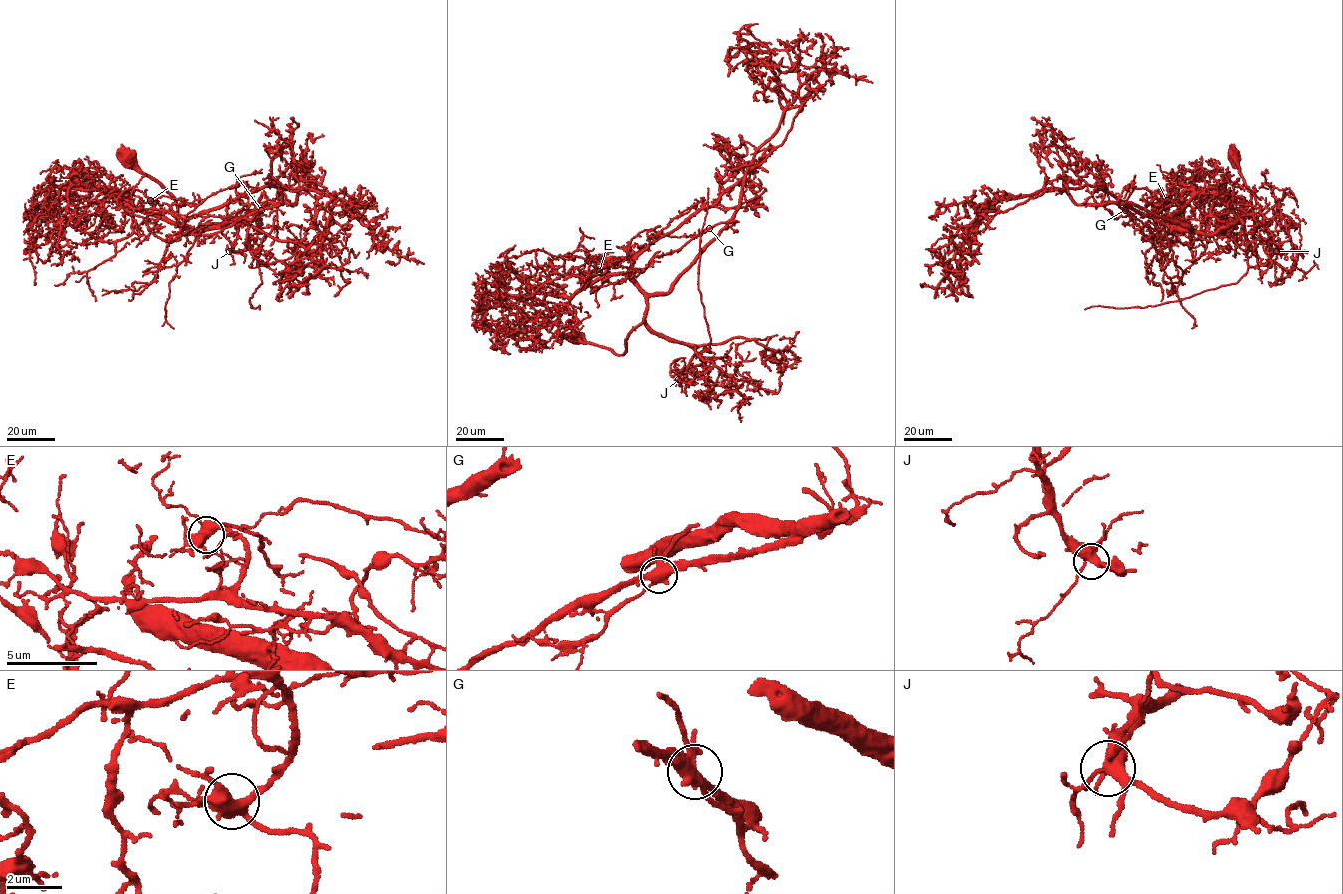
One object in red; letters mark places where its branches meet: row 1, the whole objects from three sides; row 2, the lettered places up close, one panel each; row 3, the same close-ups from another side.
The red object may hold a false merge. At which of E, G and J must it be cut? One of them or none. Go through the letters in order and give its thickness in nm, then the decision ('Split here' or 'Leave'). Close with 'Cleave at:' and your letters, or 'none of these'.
E: Thickness 480 nm. Leave
G: Thickness 440 nm. Leave
J: Thickness 400 nm. Leave
Cleave at: none of these

